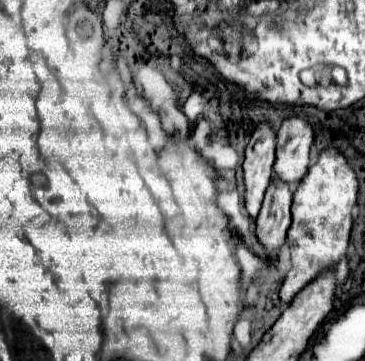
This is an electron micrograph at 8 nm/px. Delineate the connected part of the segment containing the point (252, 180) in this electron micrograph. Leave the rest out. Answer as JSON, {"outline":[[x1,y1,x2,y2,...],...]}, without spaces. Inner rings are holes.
{"outline":[[260,124,246,146,246,160,242,164,242,170,244,170,244,188,246,188,244,204,250,218,258,216,262,198,270,184,274,146,276,146,276,132,270,128,270,124]]}

